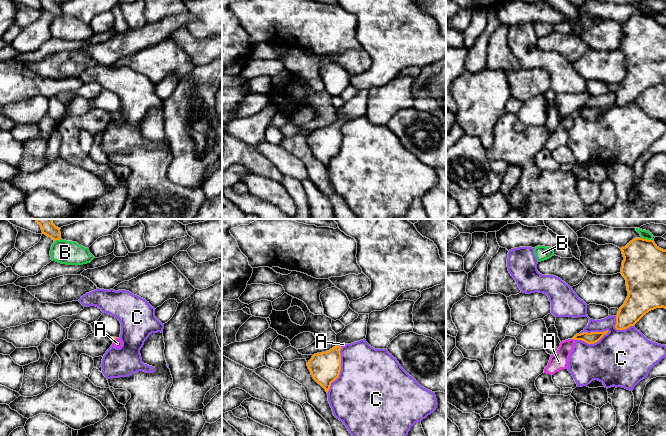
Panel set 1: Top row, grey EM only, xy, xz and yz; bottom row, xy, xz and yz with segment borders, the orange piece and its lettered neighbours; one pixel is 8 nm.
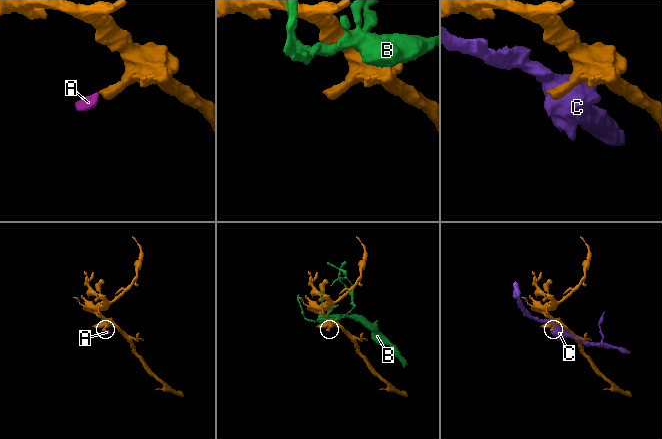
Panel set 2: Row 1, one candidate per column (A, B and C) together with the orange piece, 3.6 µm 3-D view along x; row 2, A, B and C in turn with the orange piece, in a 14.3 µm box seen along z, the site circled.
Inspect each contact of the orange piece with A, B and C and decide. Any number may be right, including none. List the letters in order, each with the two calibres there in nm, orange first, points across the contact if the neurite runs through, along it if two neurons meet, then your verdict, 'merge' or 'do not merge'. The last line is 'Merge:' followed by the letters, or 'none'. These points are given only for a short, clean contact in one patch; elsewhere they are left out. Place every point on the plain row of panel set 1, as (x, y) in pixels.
A: calibres 30 and 70 nm; way xy (113, 114), (114, 115), (117, 119); merge
B: calibres 360 and 70 nm; do not merge
C: calibres 90 and 440 nm; do not merge
Merge: A

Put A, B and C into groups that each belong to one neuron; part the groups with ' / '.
A / B / C

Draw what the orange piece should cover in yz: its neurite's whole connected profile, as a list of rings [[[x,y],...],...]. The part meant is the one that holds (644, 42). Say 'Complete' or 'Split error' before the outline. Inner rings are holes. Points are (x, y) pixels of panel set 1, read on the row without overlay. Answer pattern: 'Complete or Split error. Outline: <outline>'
Complete. Outline: [[[635,14],[620,25],[624,33],[621,50],[626,56],[628,72],[619,84],[615,104],[625,106],[634,102],[649,87],[662,83],[666,85],[666,26],[659,24],[653,16],[643,14]]]

